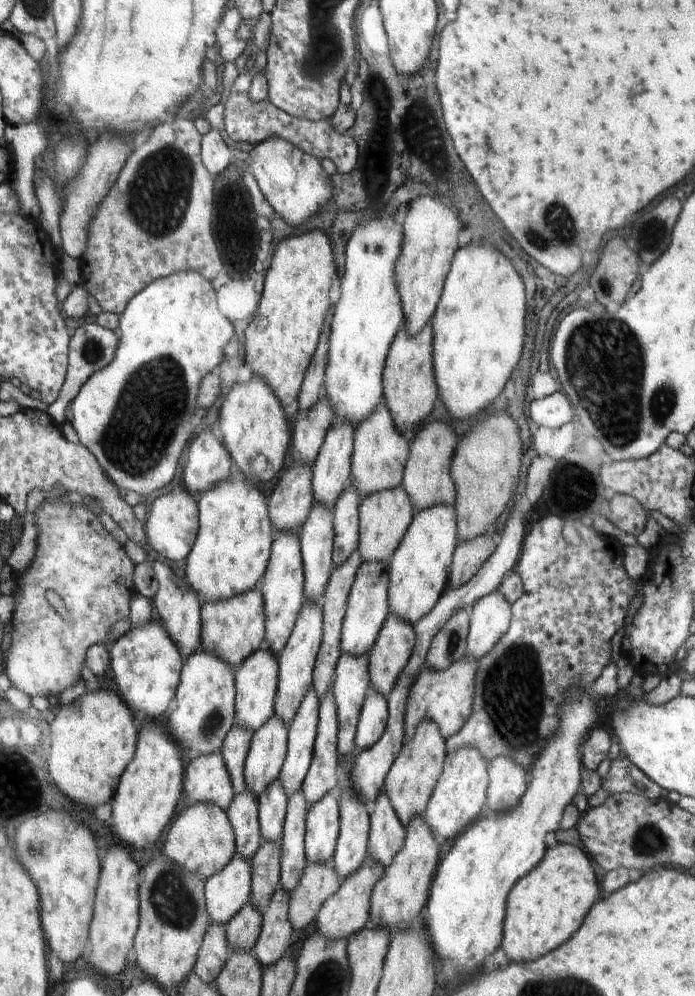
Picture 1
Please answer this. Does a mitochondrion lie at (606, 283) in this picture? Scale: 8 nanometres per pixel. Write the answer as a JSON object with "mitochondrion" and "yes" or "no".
{"mitochondrion":"yes"}

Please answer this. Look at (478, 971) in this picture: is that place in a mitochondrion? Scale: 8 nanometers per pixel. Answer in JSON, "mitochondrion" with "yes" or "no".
{"mitochondrion":"no"}

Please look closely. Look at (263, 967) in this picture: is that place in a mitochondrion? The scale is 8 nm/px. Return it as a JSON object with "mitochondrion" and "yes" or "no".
{"mitochondrion":"no"}

